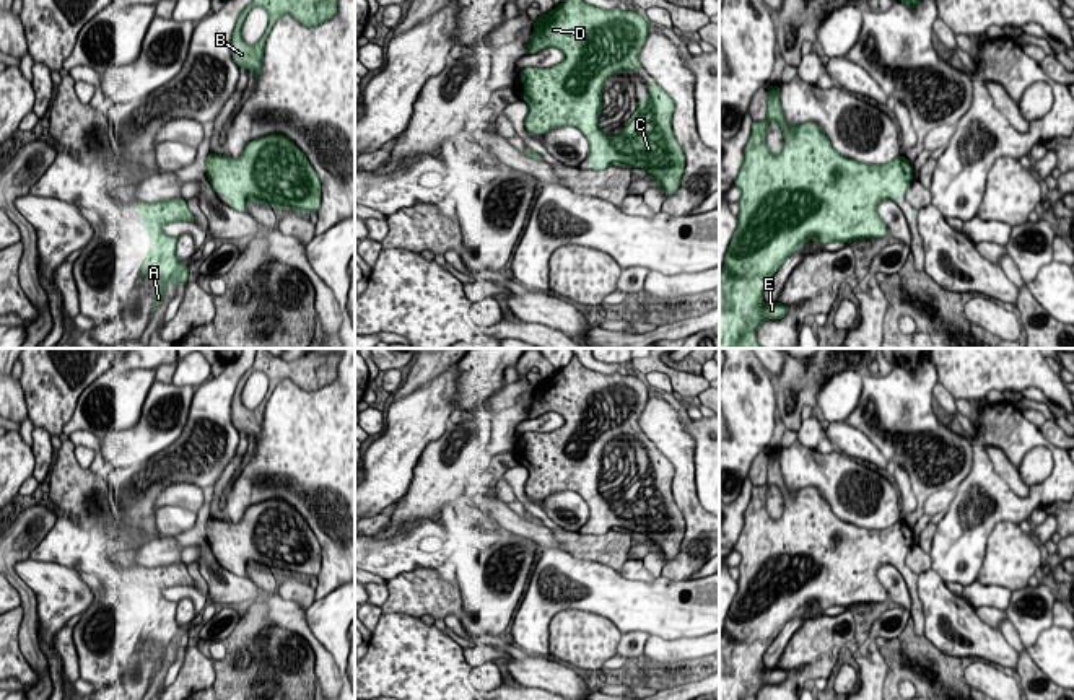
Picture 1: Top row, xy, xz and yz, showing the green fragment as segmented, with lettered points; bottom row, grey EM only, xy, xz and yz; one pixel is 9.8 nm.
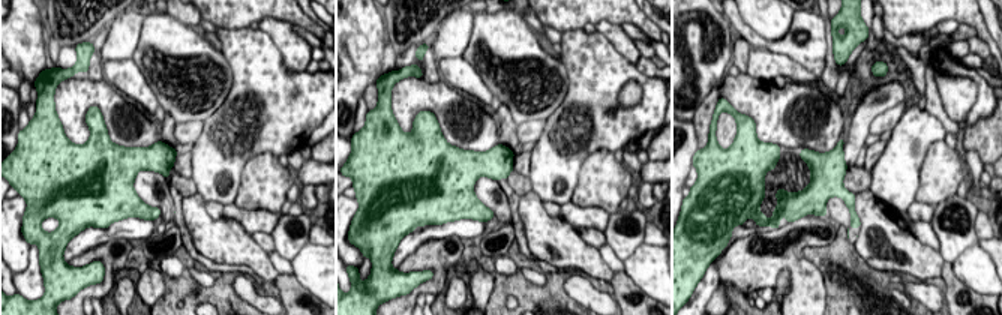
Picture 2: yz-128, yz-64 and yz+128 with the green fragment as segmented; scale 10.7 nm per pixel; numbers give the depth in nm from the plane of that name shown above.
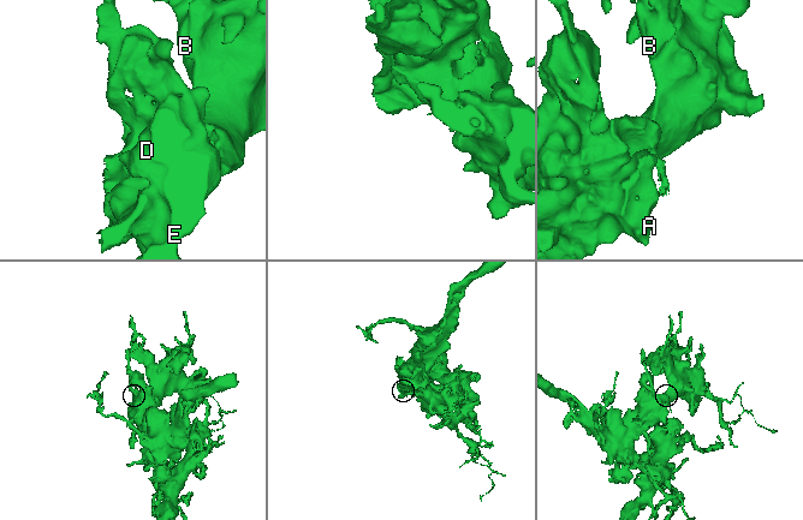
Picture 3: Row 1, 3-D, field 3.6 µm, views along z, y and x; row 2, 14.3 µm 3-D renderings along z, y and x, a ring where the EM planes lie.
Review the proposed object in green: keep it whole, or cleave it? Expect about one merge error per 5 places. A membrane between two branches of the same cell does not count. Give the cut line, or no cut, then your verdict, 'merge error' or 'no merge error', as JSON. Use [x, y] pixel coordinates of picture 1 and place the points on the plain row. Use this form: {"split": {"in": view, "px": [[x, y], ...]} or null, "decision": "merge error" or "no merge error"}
{"split": null, "decision": "no merge error"}

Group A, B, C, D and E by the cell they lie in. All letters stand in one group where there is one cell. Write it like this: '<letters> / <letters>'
A B C D E

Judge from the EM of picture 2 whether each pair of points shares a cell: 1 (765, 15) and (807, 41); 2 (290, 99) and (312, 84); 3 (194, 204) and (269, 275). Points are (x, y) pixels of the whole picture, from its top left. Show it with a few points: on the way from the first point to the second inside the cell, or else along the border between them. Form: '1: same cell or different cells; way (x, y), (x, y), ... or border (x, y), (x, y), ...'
1: different cells; border (794, 15), (779, 39), (767, 41), (753, 29)
2: same cell; way (296, 99), (306, 90)
3: same cell; way (207, 225), (222, 240), (248, 254)

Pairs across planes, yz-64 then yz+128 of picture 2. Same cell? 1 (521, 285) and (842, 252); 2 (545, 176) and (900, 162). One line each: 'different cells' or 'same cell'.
1: same cell
2: same cell

